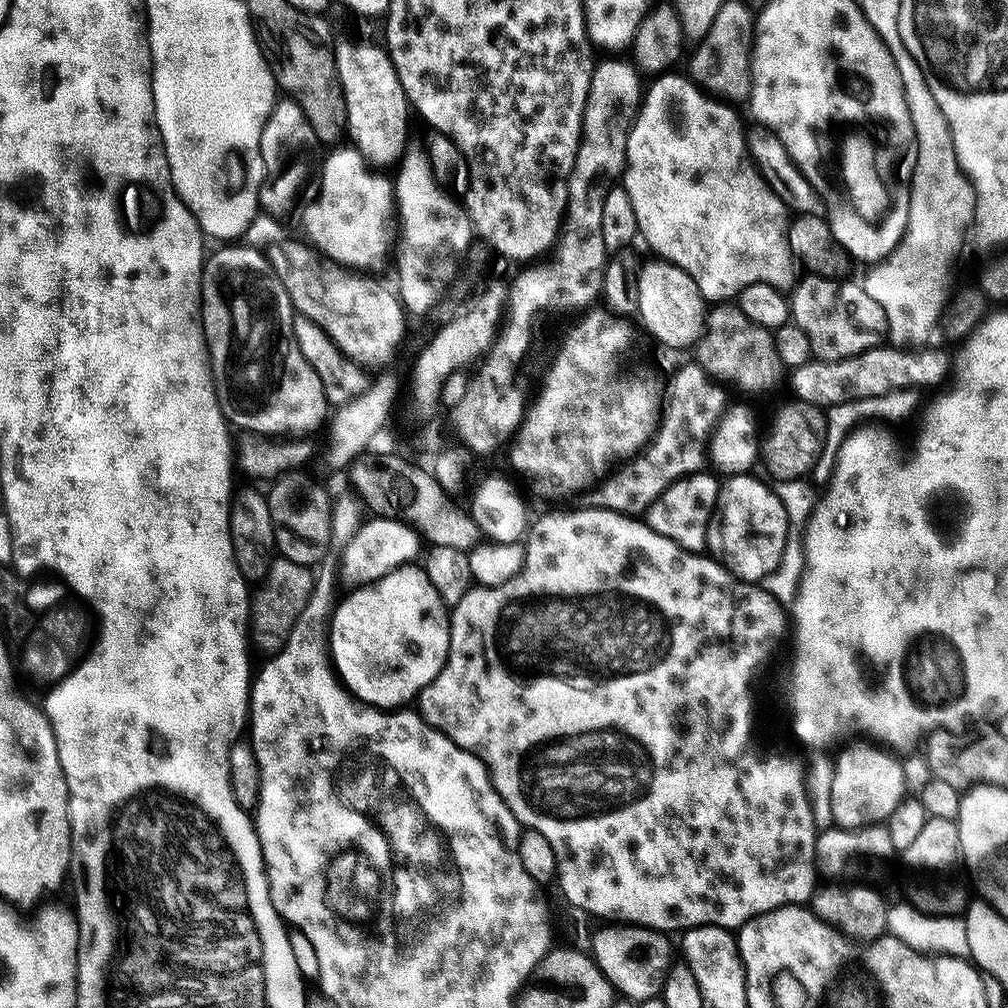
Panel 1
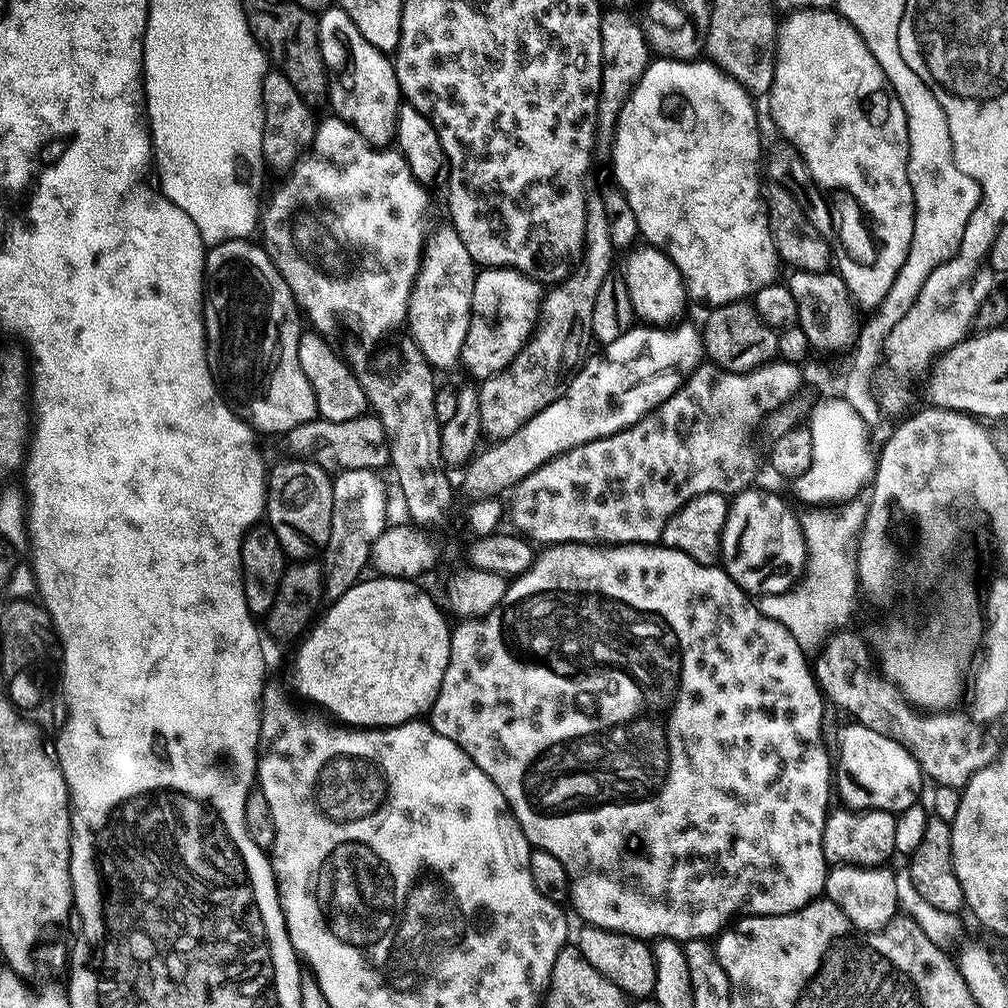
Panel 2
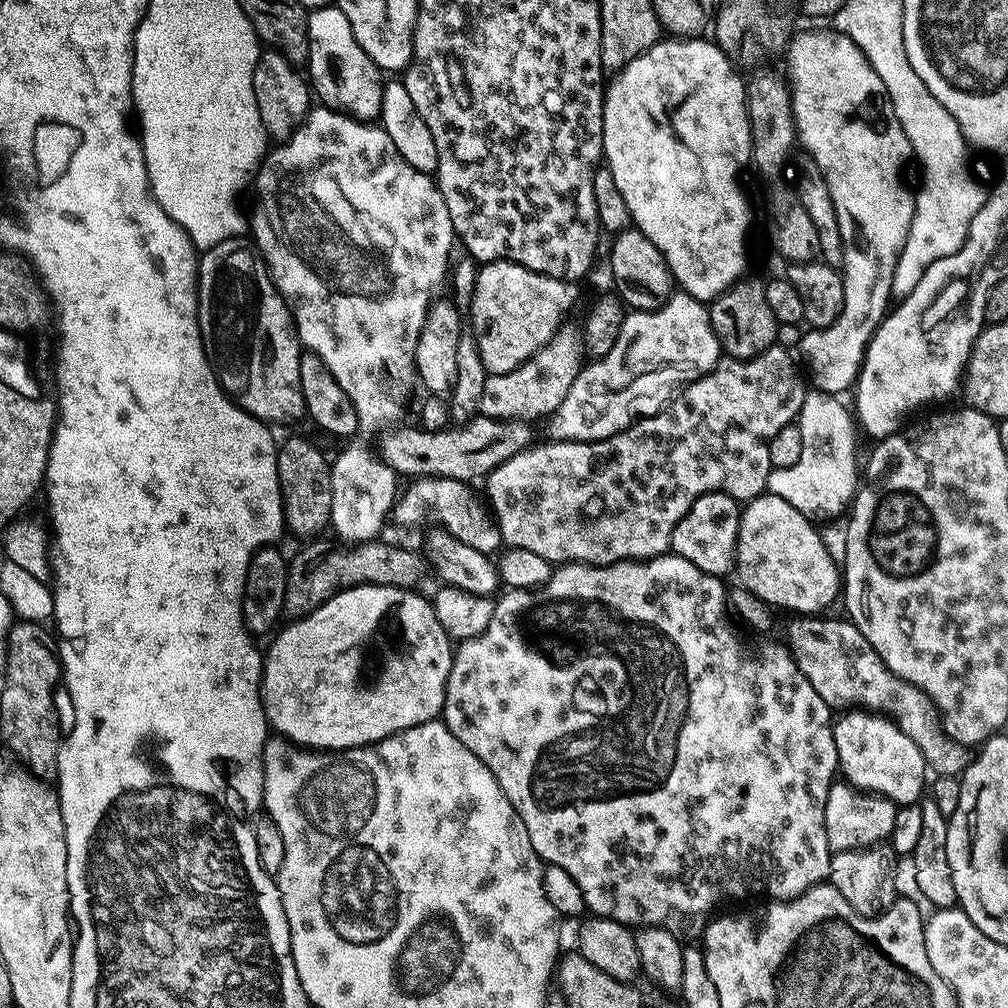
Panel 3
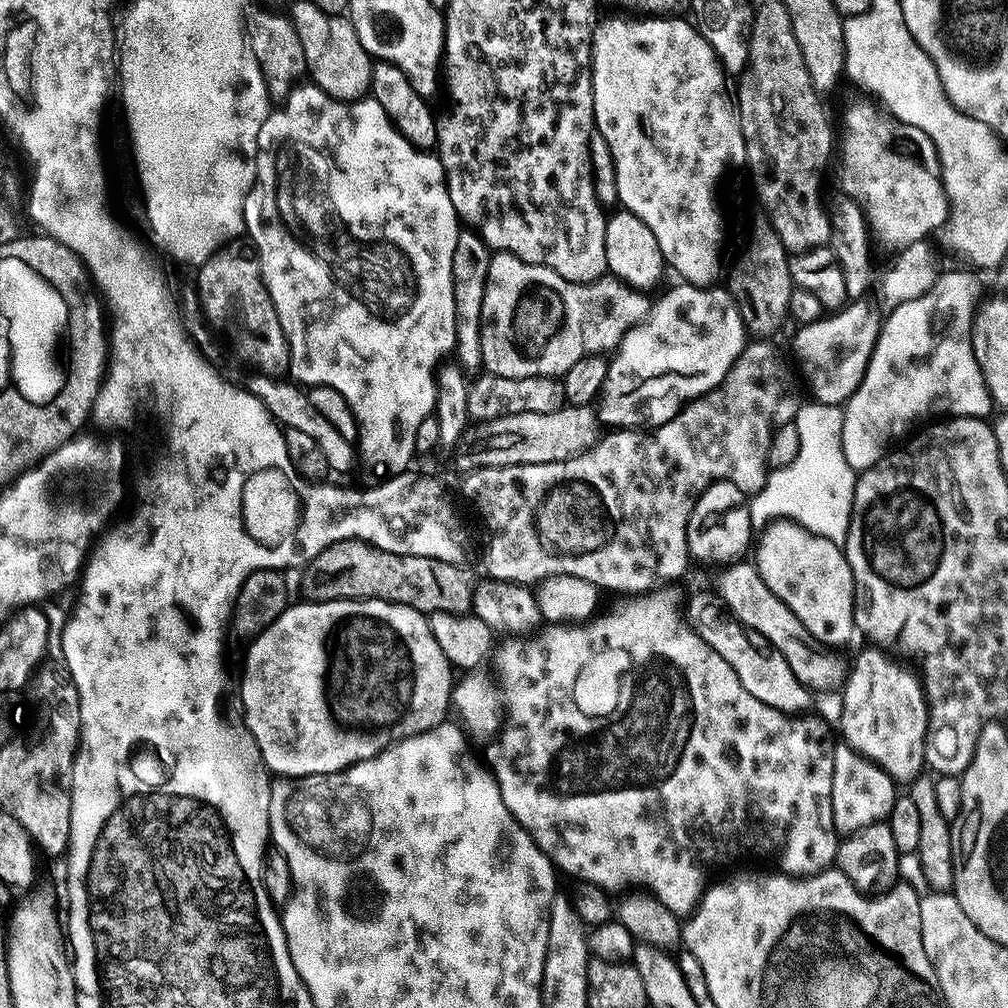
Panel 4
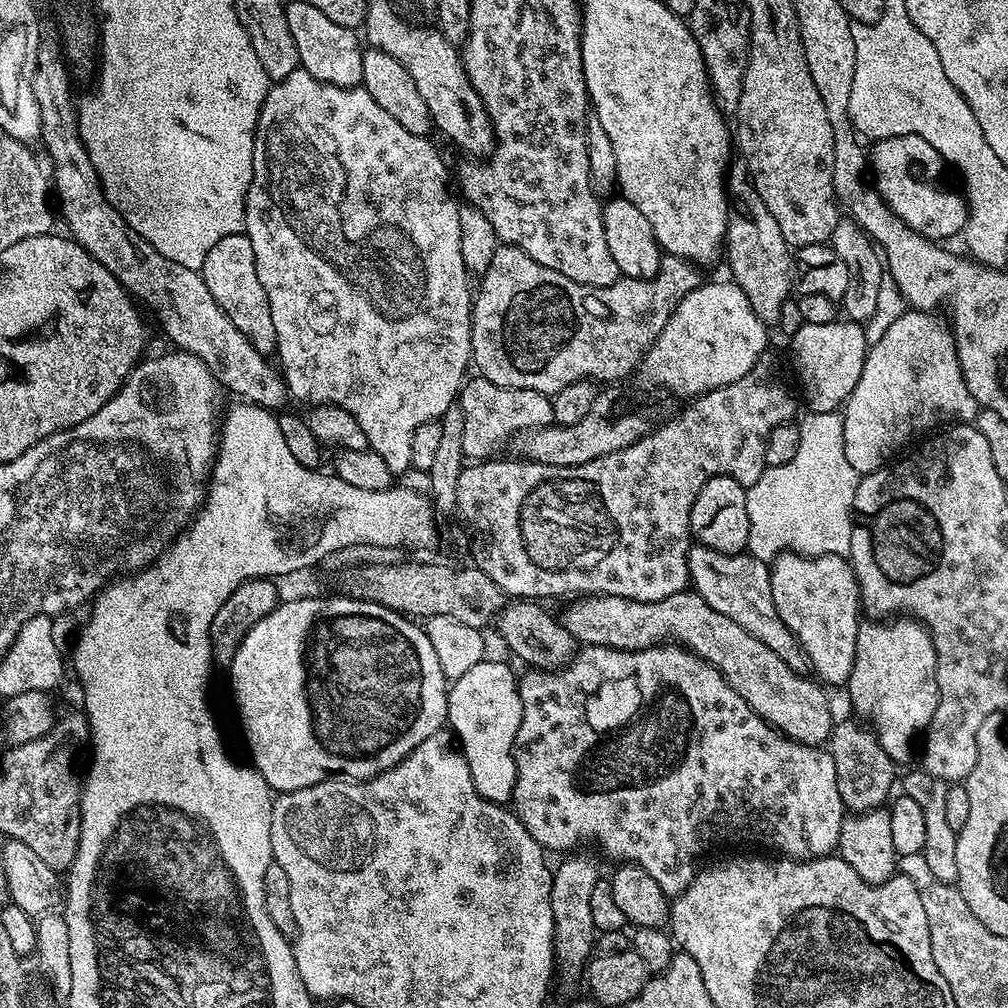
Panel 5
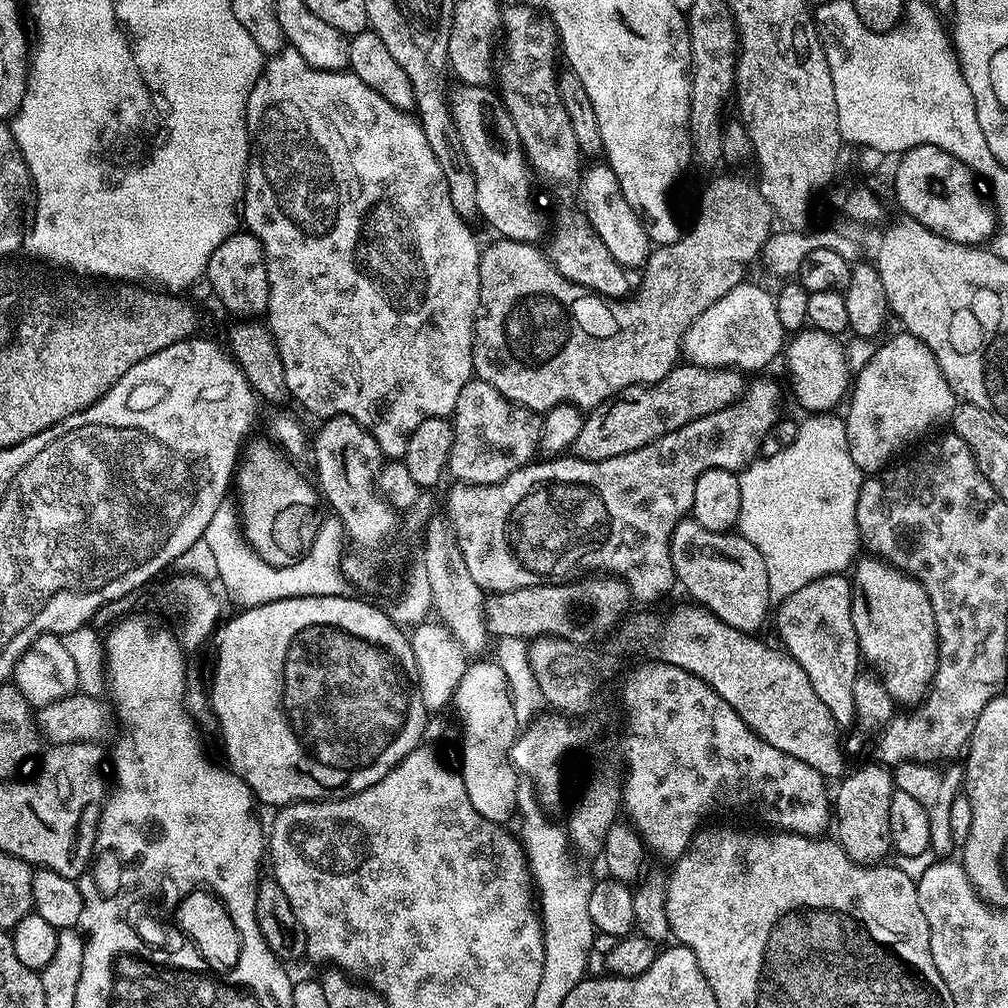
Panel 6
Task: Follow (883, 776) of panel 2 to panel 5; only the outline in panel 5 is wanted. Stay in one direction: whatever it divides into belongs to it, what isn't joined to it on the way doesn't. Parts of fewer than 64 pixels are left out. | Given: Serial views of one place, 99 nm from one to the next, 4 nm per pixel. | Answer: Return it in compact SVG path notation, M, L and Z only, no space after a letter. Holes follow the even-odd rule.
M900 614L895 618L868 618L863 621L856 639L854 666L846 685L856 707L855 715L863 718L876 733L878 742L897 765L903 766L912 756L912 739L919 737L938 710L940 691L936 681L936 651L927 627L915 618Z

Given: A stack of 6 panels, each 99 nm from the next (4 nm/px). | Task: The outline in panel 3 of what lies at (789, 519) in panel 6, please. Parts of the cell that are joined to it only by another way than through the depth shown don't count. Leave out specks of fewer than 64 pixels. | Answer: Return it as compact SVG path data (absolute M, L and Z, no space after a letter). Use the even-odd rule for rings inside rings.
M809 391L802 402L802 410L798 417L798 427L802 434L802 454L798 462L789 468L773 468L768 479L767 491L778 498L786 498L799 512L809 518L816 516L845 515L846 509L851 505L858 487L858 468L856 472L856 436L854 416L843 404L843 399L827 392Z

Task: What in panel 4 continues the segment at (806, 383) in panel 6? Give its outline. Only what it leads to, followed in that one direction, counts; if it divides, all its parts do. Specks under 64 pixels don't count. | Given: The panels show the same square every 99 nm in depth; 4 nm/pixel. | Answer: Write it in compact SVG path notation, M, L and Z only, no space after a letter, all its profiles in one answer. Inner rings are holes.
M864 298L853 299L835 314L825 315L812 324L800 326L790 341L790 347L796 351L795 363L799 375L806 388L808 383L812 391L811 399L817 404L847 404L866 374L881 325L878 316L876 320L877 309L872 309L866 301Z

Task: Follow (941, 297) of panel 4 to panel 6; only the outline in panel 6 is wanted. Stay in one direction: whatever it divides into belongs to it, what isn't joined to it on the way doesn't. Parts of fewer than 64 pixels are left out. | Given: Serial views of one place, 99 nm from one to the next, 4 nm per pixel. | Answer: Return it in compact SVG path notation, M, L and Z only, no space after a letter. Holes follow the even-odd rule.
M901 331L899 335L890 337L885 344L881 343L874 356L866 362L865 368L855 373L854 387L847 401L846 423L850 458L854 458L860 471L865 474L881 471L889 461L896 458L891 456L898 455L907 444L912 444L919 436L926 435L935 424L940 424L943 420L945 423L956 411L958 397L938 366L936 353L909 332Z

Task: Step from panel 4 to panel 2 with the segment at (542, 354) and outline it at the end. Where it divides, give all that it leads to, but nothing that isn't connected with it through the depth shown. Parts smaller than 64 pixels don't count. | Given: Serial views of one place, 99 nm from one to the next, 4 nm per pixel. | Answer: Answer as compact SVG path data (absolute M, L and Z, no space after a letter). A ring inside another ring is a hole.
M484 268L476 273L473 292L476 304L480 304L480 308L476 308L476 312L480 312L480 324L476 324L476 316L470 314L466 340L460 351L460 364L468 368L485 368L488 374L501 372L536 331L542 285L515 268Z

